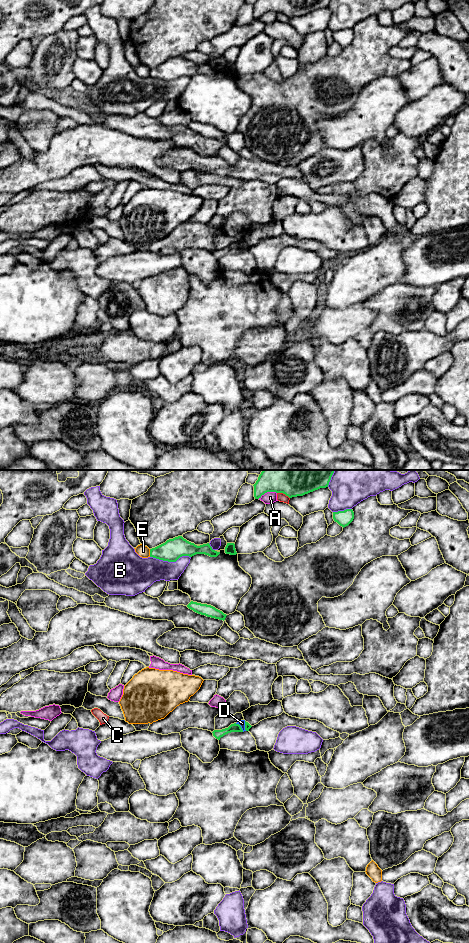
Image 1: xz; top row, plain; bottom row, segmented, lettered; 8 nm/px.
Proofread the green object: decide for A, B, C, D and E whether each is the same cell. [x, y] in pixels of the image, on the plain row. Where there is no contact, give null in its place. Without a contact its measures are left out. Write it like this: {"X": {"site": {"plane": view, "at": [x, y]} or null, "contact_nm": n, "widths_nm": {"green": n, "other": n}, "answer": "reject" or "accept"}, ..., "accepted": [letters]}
{"A": {"site": {"plane": "xz", "at": [267, 11]}, "contact_nm": 160, "widths_nm": {"green": 140, "other": 100}, "answer": "reject"}, "B": {"site": {"plane": "xz", "at": [170, 81]}, "contact_nm": 320, "widths_nm": {"green": 170, "other": 240}, "answer": "reject"}, "C": {"site": {"plane": "xz", "at": [283, 13]}, "contact_nm": 120, "widths_nm": {"green": 140, "other": 70}, "answer": "reject"}, "D": {"site": {"plane": "xz", "at": [240, 247]}, "contact_nm": 110, "widths_nm": {"green": 70, "other": 50}, "answer": "reject"}, "E": {"site": {"plane": "xz", "at": [150, 73]}, "contact_nm": 60, "widths_nm": {"green": 170, "other": 100}, "answer": "reject"}, "accepted": []}

